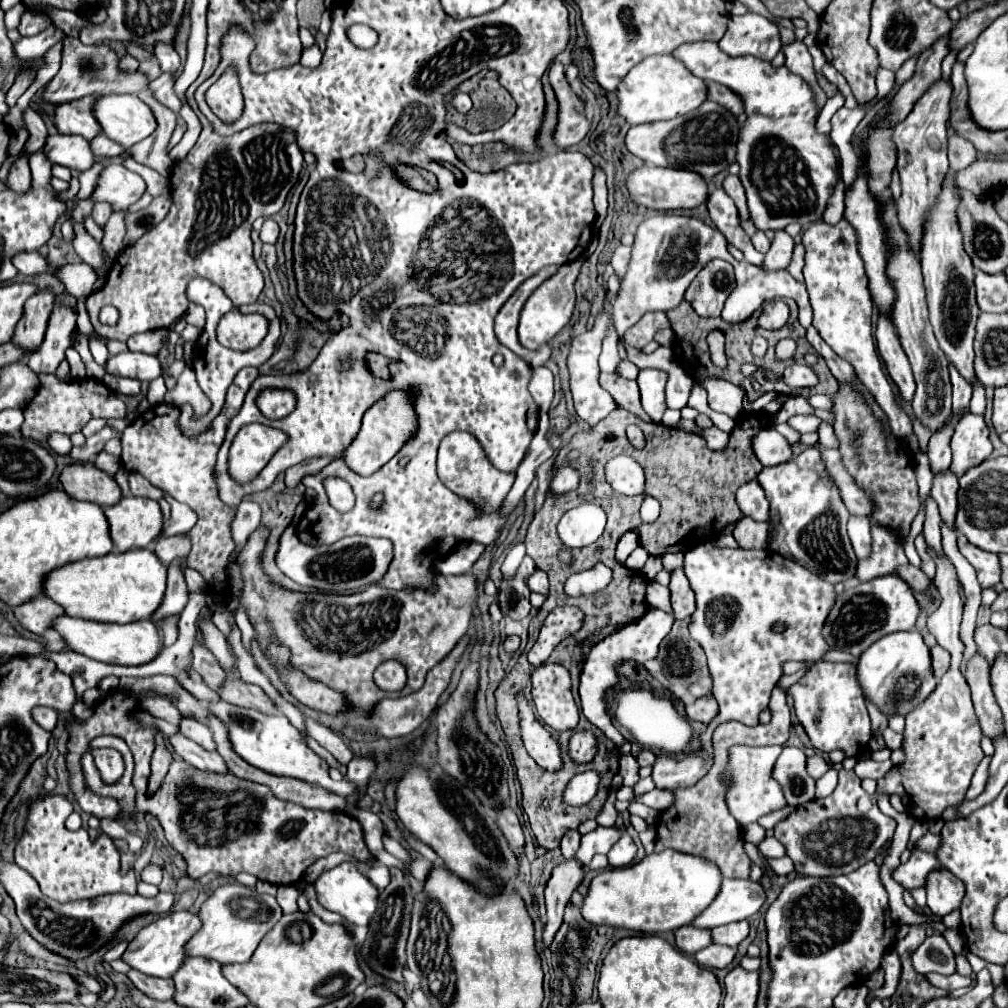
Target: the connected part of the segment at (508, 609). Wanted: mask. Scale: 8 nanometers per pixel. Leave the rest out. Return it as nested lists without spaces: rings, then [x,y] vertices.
[[[525,557],[521,567],[517,569],[515,577],[513,579],[503,579],[501,581],[501,587],[499,587],[499,609],[509,615],[511,619],[523,619],[531,605],[529,605],[529,585],[527,585],[527,579],[535,573],[535,561],[531,557]]]

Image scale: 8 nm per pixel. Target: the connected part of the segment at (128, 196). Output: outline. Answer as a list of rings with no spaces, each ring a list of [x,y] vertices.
[[[107,165],[91,193],[93,203],[105,201],[117,209],[127,209],[145,193],[145,181],[123,165]]]

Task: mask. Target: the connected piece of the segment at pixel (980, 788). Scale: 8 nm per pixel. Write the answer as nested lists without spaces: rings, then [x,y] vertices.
[[[983,757],[983,761],[979,763],[979,767],[977,767],[973,779],[971,779],[971,787],[969,787],[969,791],[967,791],[967,795],[965,795],[963,801],[973,801],[975,797],[979,797],[979,793],[985,791],[985,785],[989,781],[989,777],[987,777],[989,761],[991,761],[991,757]]]

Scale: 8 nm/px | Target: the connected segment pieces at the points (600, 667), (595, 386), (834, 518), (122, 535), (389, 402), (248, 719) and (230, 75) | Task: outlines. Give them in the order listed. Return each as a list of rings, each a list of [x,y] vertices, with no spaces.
[[[656,608],[649,610],[635,625],[623,627],[613,635],[607,635],[603,641],[599,641],[591,653],[587,655],[587,661],[583,665],[583,673],[581,673],[581,685],[579,685],[579,695],[581,695],[581,709],[583,715],[599,728],[615,745],[623,745],[625,737],[613,725],[613,719],[607,712],[607,693],[611,689],[615,689],[621,683],[621,675],[619,671],[615,671],[617,667],[621,667],[625,661],[637,661],[637,663],[645,663],[649,659],[655,659],[659,653],[659,645],[661,641],[668,635],[665,632],[667,625],[674,623],[675,619],[672,615]]]
[[[601,313],[593,325],[591,331],[579,335],[571,343],[571,353],[569,353],[569,371],[571,371],[571,393],[575,401],[575,411],[581,419],[585,419],[591,427],[597,425],[603,417],[607,417],[613,409],[617,407],[614,399],[609,397],[609,393],[599,385],[599,355],[601,355],[601,341],[607,329],[607,317]]]
[[[809,447],[787,463],[765,467],[757,475],[757,481],[767,493],[771,511],[781,517],[779,525],[785,531],[783,541],[787,549],[803,567],[817,573],[831,585],[855,577],[857,559],[847,535],[847,521],[851,513],[847,511],[839,489],[827,475],[819,449]]]
[[[123,497],[119,503],[109,505],[103,511],[105,511],[105,517],[109,521],[111,539],[113,539],[113,545],[117,551],[129,551],[135,547],[149,547],[159,537],[159,533],[163,529],[163,517],[161,517],[159,503],[153,499]]]
[[[405,389],[389,391],[385,397],[375,401],[371,409],[367,409],[361,431],[355,437],[355,441],[351,443],[351,449],[347,449],[347,465],[359,475],[375,473],[391,457],[395,457],[399,453],[399,449],[414,435],[417,425],[415,405],[413,405],[409,393]]]
[[[207,701],[207,707],[213,715],[217,715],[225,727],[229,729],[229,741],[233,745],[233,751],[243,757],[243,761],[247,761],[249,765],[263,769],[267,773],[275,773],[275,775],[285,775],[285,777],[295,777],[307,783],[319,783],[325,789],[341,795],[341,797],[349,797],[357,791],[357,787],[349,781],[333,781],[327,773],[329,765],[317,757],[303,741],[301,733],[289,723],[287,717],[283,715],[265,715],[261,711],[255,709],[245,709],[245,707],[237,707],[225,701]]]
[[[229,67],[205,93],[205,101],[211,111],[226,123],[233,123],[242,114],[244,108],[237,71]]]

